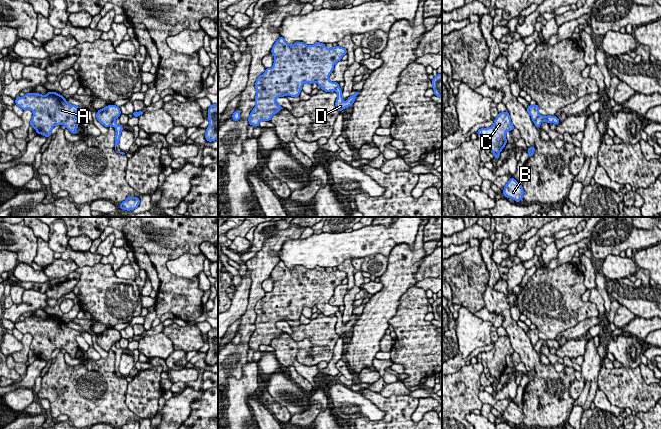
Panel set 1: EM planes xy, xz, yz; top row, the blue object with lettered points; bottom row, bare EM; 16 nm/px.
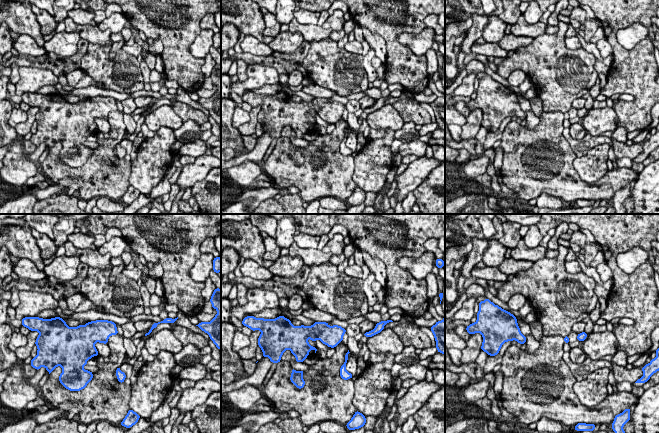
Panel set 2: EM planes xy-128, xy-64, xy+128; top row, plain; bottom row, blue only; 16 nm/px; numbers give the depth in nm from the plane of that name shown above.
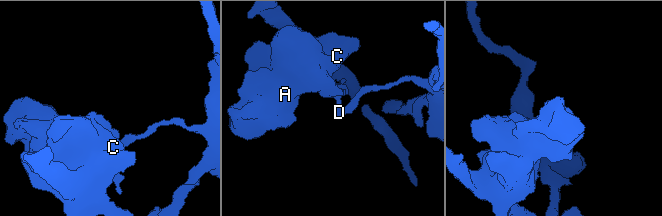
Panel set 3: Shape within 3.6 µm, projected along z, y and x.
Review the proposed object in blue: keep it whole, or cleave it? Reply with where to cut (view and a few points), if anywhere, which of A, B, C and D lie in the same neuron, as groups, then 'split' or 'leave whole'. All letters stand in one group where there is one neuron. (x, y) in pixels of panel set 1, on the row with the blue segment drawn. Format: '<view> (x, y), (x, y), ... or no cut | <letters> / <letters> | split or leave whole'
xy (116, 117), (110, 125) | A B C / D | split

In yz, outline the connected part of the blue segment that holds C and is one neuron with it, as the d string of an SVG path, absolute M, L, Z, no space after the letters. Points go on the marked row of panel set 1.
M507 110L506 112L500 112L498 114L491 127L481 128L476 134L486 138L491 153L493 153L495 158L498 160L500 152L507 143L506 132L512 131L514 128L515 127L511 122L511 118Z

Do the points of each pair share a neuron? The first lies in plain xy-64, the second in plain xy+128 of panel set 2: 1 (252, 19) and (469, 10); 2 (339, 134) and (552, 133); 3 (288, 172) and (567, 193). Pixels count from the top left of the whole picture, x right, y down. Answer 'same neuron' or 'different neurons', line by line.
1: same neuron
2: same neuron
3: same neuron

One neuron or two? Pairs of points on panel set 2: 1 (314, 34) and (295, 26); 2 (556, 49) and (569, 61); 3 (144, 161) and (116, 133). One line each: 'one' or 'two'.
1: one
2: one
3: two

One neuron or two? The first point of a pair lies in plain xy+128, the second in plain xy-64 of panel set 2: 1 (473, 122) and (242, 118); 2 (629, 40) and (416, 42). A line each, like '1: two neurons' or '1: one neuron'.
1: two neurons
2: one neuron

